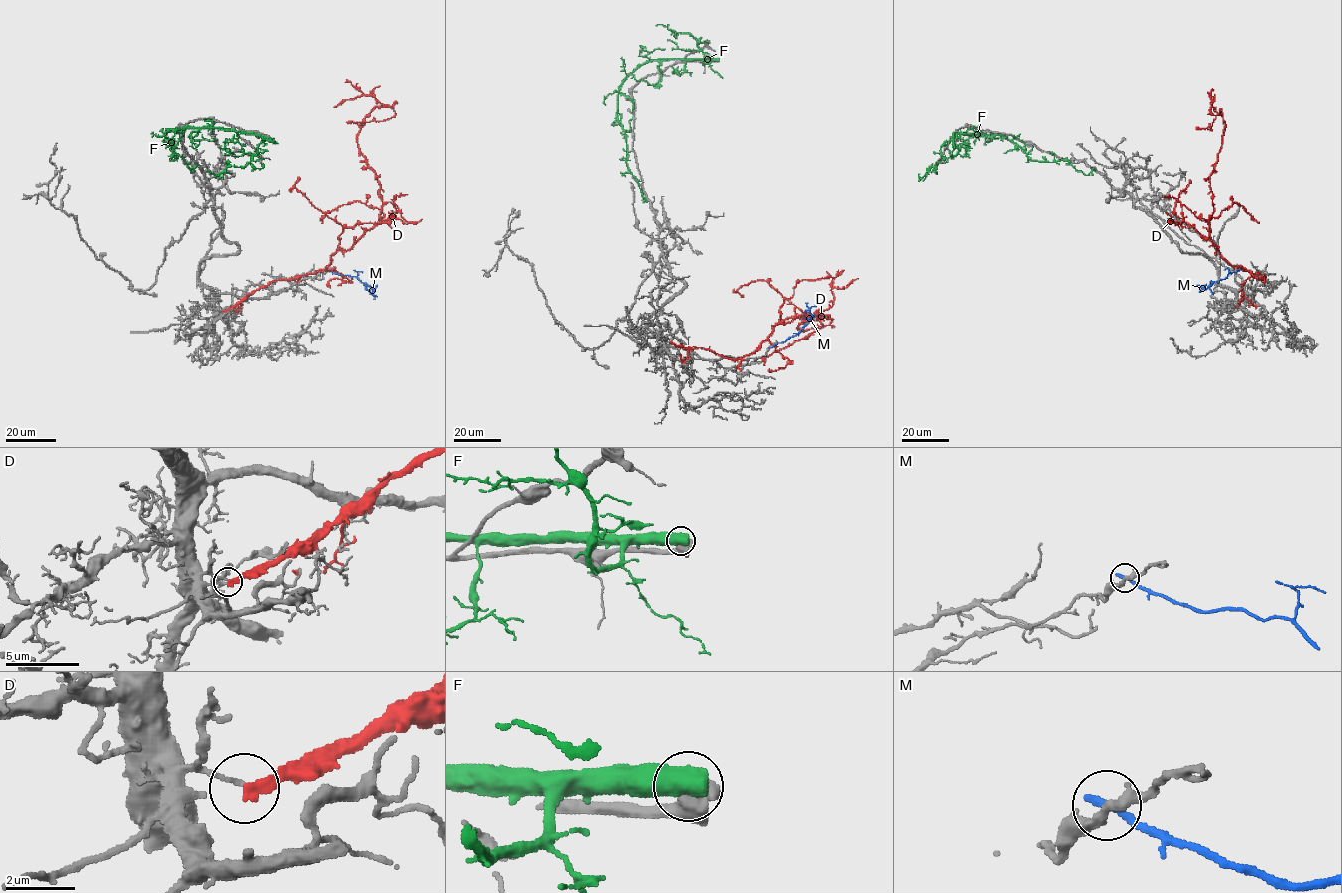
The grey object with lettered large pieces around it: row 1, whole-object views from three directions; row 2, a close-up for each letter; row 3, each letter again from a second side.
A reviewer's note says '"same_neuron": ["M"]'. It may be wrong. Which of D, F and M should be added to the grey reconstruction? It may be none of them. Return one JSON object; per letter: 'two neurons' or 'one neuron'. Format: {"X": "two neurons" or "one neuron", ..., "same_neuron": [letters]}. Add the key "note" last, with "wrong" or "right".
{"D": "two neurons", "F": "two neurons", "M": "two neurons", "same_neuron": [], "note": "wrong"}

